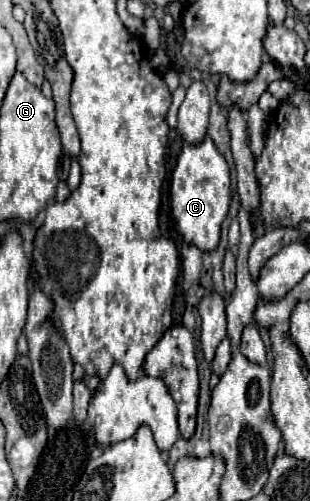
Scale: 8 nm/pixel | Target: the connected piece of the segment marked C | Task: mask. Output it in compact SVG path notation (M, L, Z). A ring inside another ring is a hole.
M205 136L201 144L185 146L177 158L177 166L171 176L171 210L183 242L193 244L203 252L215 250L221 238L221 224L229 212L229 202L229 166L225 158L217 152L213 140Z

